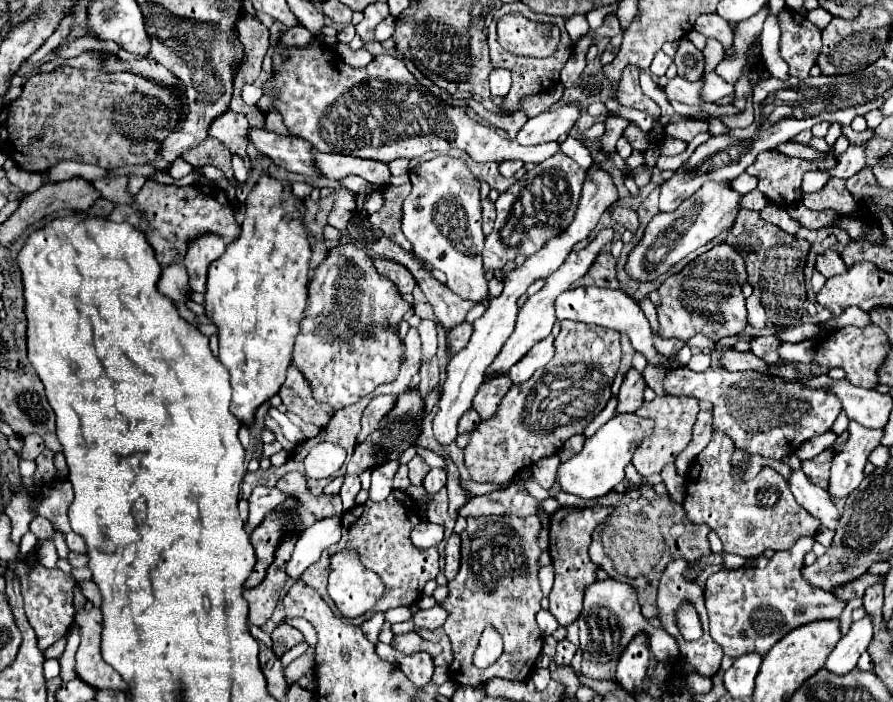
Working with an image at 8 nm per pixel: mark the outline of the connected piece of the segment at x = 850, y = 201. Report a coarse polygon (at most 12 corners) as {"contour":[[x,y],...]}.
{"contour":[[845,179],[803,197],[813,211],[833,209],[859,215],[859,203],[845,189]]}

